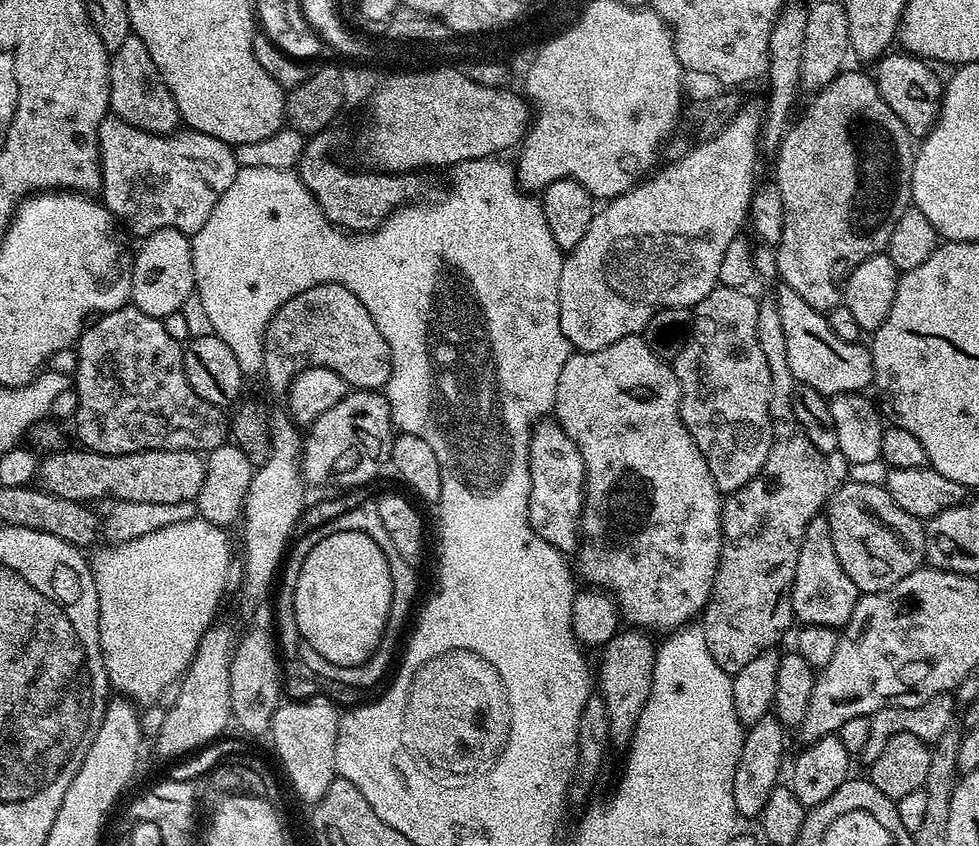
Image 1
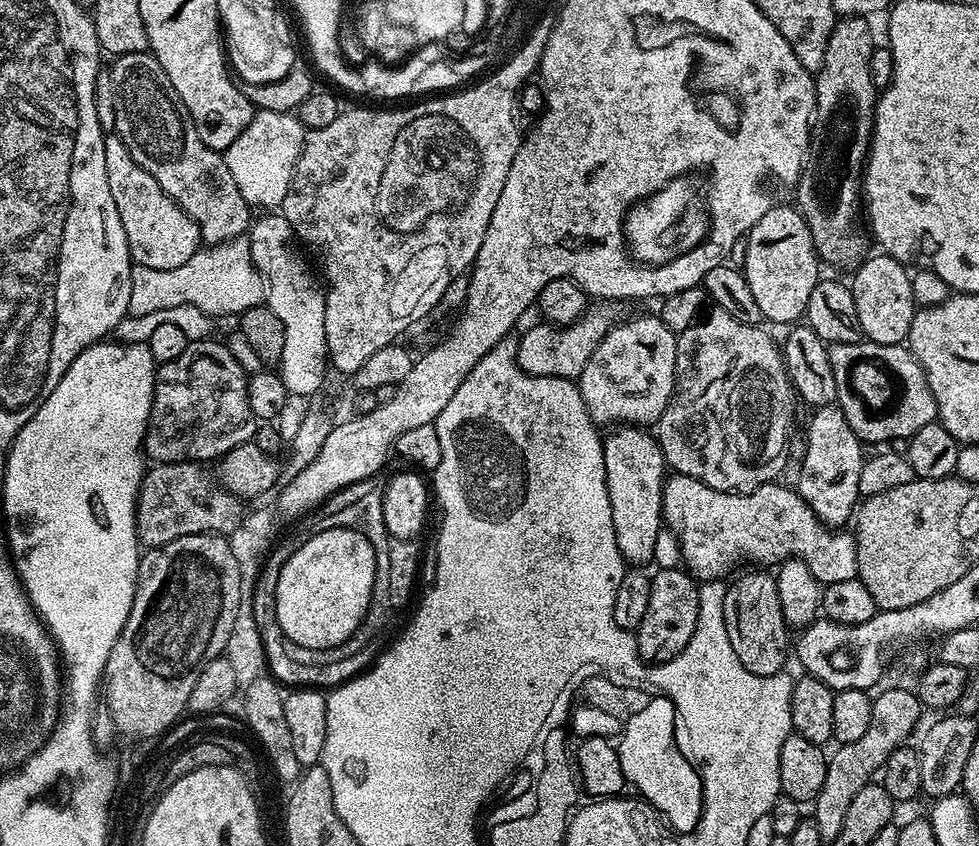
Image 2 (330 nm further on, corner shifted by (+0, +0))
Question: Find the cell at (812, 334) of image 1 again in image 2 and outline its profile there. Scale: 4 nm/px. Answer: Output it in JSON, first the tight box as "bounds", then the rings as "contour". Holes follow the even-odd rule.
{"bounds":[828,344,936,444],"contour":[[[833,344],[828,353],[830,366],[834,366],[836,404],[860,441],[884,444],[894,438],[908,438],[936,420],[936,403],[924,371],[904,344]]]}

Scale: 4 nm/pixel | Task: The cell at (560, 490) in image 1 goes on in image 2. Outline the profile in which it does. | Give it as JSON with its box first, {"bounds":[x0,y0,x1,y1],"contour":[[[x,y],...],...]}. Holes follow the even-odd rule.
{"bounds":[664,474,858,586],"contour":[[[672,474],[665,479],[664,524],[680,543],[683,567],[697,581],[724,580],[727,572],[735,573],[735,568],[747,560],[753,560],[756,566],[776,566],[790,558],[804,562],[821,586],[857,579],[858,550],[855,535],[851,531],[837,530],[823,524],[795,487],[788,485],[787,488],[780,483],[763,484],[753,492],[723,492],[714,490],[714,486],[706,486],[706,482],[698,482],[698,478]]]}

